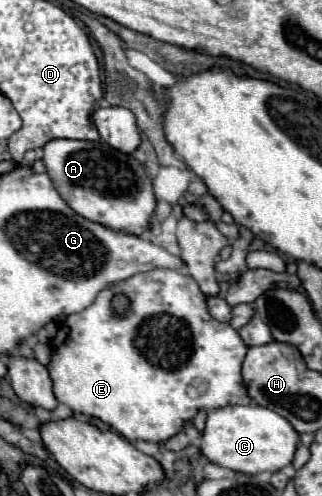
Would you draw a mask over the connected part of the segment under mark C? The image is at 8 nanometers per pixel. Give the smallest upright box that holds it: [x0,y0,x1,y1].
[200,406,298,474]

